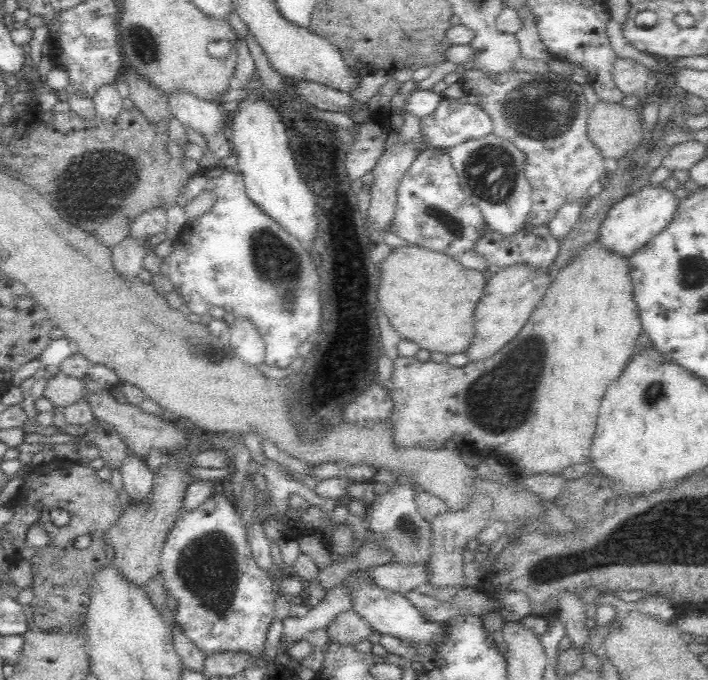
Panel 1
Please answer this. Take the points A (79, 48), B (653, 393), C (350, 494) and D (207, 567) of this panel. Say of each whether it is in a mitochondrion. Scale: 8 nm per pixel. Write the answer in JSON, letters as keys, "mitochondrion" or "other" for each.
{"A":"other","B":"mitochondrion","C":"other","D":"mitochondrion"}

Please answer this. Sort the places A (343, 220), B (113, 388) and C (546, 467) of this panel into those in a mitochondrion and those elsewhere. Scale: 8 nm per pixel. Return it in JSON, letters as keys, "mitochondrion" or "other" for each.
{"A":"other","B":"other","C":"other"}

